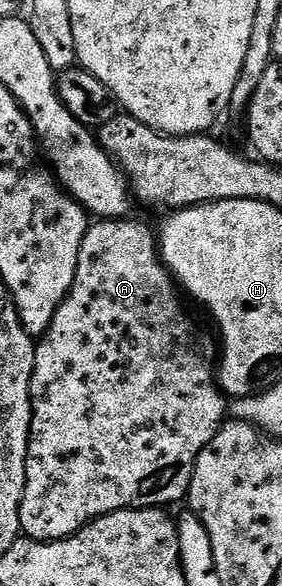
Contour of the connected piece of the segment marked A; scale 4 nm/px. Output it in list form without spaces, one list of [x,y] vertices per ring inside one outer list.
[[[131,217],[104,219],[88,226],[81,241],[73,285],[35,348],[35,368],[31,378],[31,440],[27,442],[27,484],[19,506],[19,529],[26,538],[40,543],[54,543],[56,539],[76,535],[88,523],[103,515],[112,515],[114,511],[163,509],[168,506],[166,503],[186,500],[197,457],[201,449],[213,441],[228,418],[229,403],[219,387],[213,355],[211,359],[202,341],[191,335],[191,319],[183,308],[182,298],[184,296],[175,282],[175,276],[167,270],[157,250],[154,230],[150,231],[143,223],[134,223]]]

